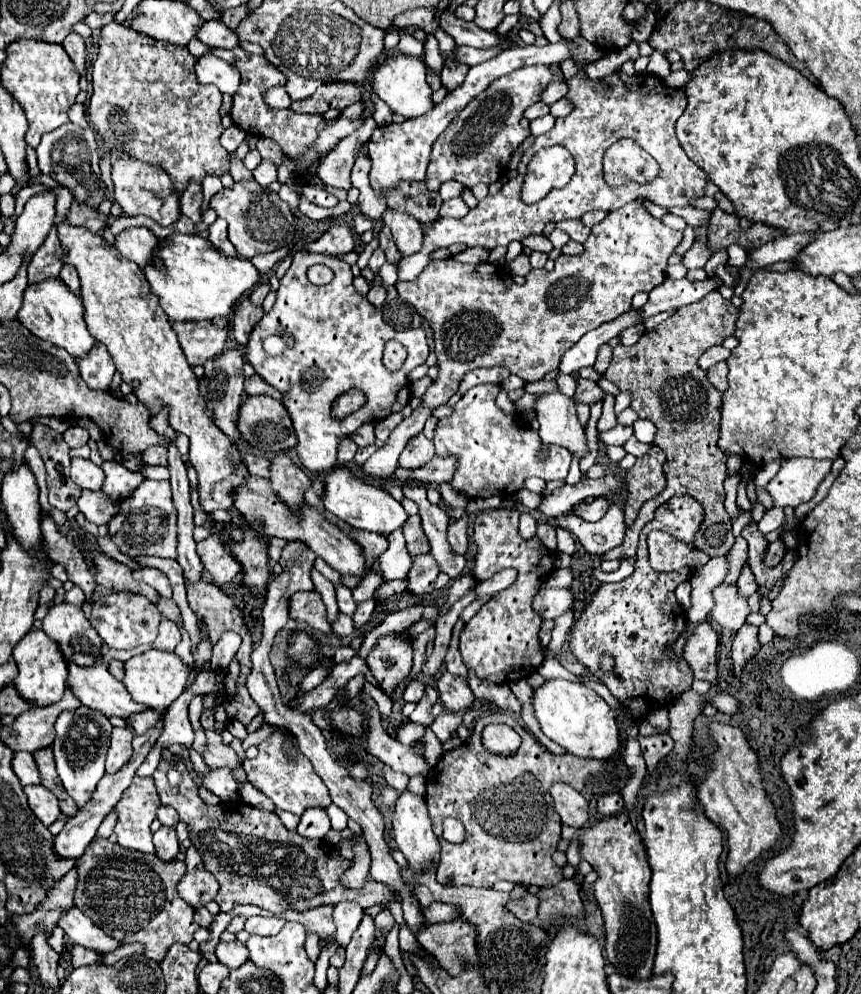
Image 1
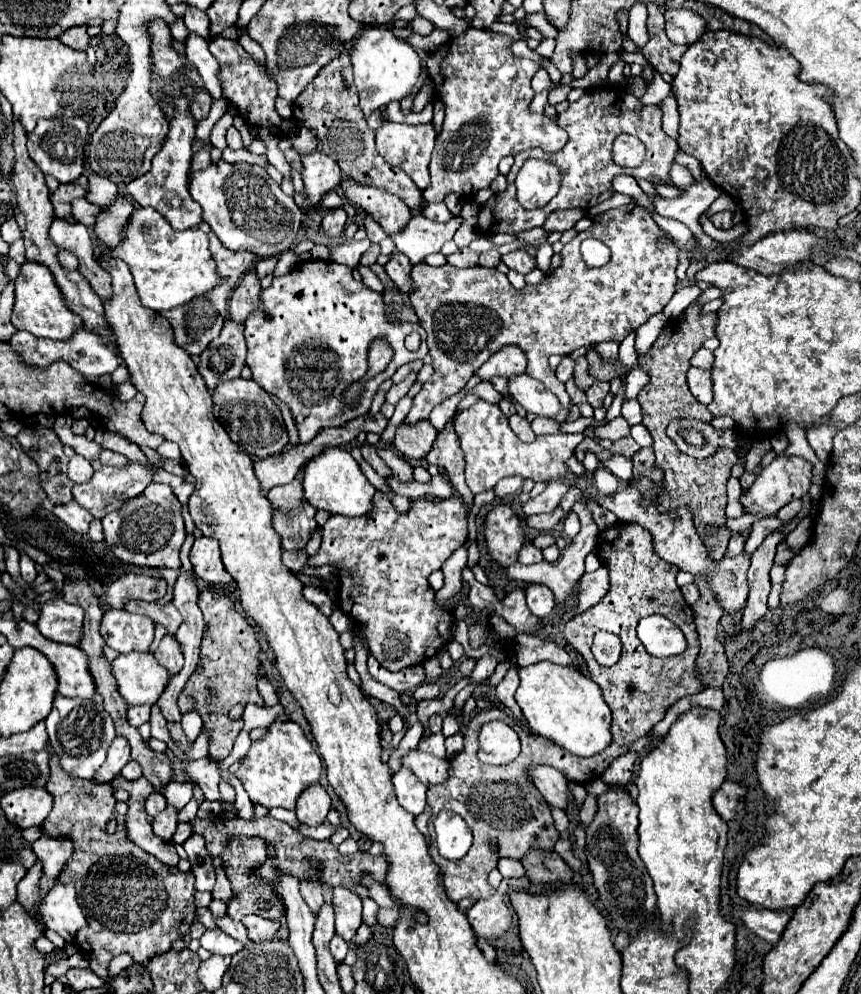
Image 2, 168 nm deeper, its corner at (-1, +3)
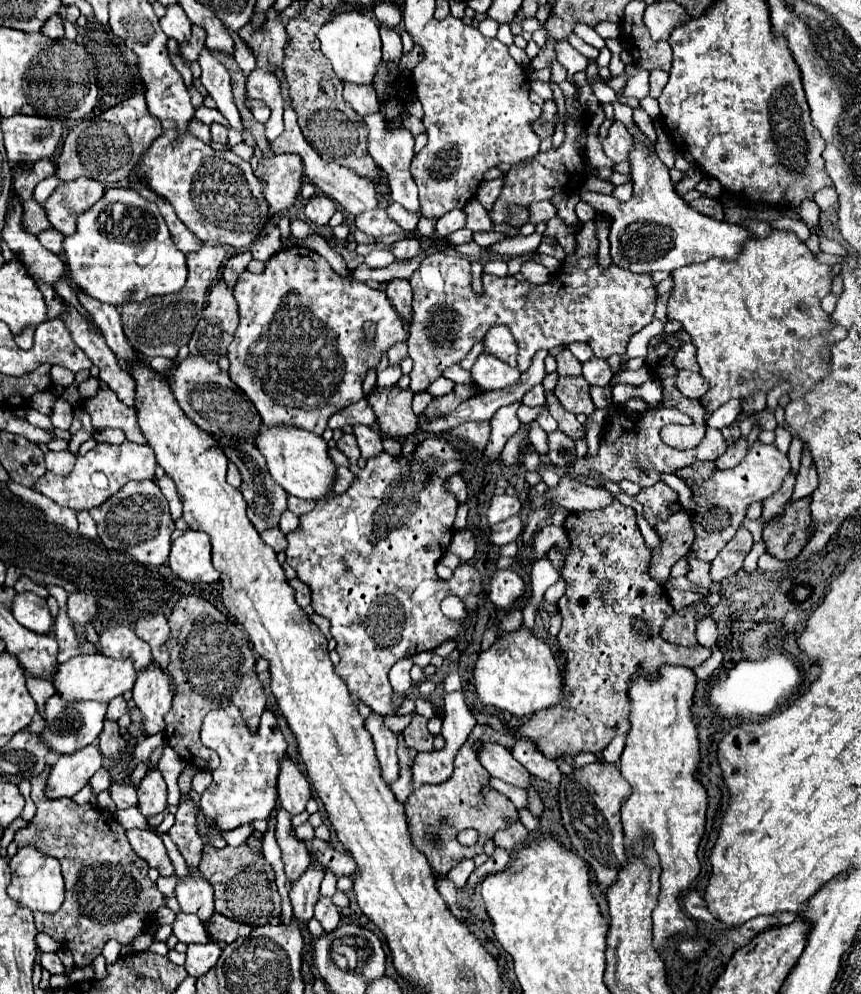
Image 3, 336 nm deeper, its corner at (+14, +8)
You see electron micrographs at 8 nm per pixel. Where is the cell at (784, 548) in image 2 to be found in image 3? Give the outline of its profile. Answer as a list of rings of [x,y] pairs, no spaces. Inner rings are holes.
[[[810,496],[788,503],[784,513],[764,527],[762,539],[770,555],[780,559],[794,559],[800,553],[810,537],[810,503]]]

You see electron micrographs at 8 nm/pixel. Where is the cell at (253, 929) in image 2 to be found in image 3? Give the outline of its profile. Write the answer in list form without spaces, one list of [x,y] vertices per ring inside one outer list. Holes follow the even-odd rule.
[[[214,913],[212,921],[208,921],[206,927],[208,927],[208,933],[212,933],[212,937],[216,941],[224,941],[224,943],[232,943],[238,937],[248,937],[250,931],[252,931],[250,925],[238,923],[238,921],[228,919],[228,917],[220,915],[220,913]]]

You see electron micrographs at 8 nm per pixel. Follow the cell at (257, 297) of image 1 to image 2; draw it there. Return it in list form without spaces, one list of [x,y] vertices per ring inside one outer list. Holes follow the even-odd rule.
[[[271,256],[271,258],[263,258],[263,260],[259,260],[259,262],[257,262],[257,266],[255,266],[257,276],[259,276],[259,278],[263,278],[265,274],[271,274],[271,272],[275,270],[277,260],[279,260],[279,256]]]

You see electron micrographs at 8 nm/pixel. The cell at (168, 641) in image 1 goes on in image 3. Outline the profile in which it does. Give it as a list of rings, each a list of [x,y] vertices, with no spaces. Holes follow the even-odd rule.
[[[156,661],[138,673],[132,693],[136,707],[144,713],[144,731],[148,735],[164,731],[164,715],[170,711],[174,699],[170,685],[172,677],[166,675]]]

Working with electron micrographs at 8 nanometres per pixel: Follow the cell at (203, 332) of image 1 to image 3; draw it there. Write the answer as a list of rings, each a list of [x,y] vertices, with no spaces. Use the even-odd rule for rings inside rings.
[[[204,245],[200,251],[188,253],[186,255],[186,265],[188,265],[188,281],[180,293],[168,295],[168,297],[148,297],[148,301],[142,303],[128,303],[122,307],[122,327],[128,343],[142,353],[146,359],[152,357],[168,357],[174,359],[178,355],[178,349],[182,345],[188,345],[196,323],[202,317],[204,303],[206,303],[206,293],[210,285],[220,277],[220,269],[226,261],[228,253],[222,245],[210,247]]]

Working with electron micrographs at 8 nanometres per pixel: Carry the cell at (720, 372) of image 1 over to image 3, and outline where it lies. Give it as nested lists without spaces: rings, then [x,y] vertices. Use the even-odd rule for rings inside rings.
[[[678,371],[676,387],[680,389],[682,395],[692,397],[692,399],[700,399],[702,393],[708,391],[708,383],[704,381],[704,377],[694,371]]]

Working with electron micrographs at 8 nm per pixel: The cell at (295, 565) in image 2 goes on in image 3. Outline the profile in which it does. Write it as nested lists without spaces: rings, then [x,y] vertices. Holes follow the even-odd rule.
[[[270,529],[268,533],[262,533],[262,539],[264,539],[264,543],[268,543],[276,553],[286,551],[286,547],[288,547],[286,535],[284,535],[280,529]]]

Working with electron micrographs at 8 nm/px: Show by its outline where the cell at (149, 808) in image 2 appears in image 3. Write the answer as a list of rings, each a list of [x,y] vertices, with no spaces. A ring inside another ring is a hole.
[[[112,783],[110,793],[118,809],[128,809],[138,805],[138,791],[130,783]]]

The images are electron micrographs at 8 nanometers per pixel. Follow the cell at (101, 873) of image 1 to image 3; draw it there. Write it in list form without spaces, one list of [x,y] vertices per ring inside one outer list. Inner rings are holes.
[[[46,765],[46,769],[32,777],[32,801],[36,803],[36,815],[34,819],[28,823],[28,827],[22,827],[16,831],[14,841],[18,847],[26,847],[32,845],[34,839],[34,847],[42,853],[48,853],[52,857],[56,857],[62,865],[62,877],[66,883],[66,899],[60,907],[60,911],[48,915],[48,913],[34,913],[34,921],[36,921],[36,929],[48,933],[50,937],[54,937],[64,949],[68,949],[74,957],[74,967],[88,967],[92,963],[92,959],[96,955],[102,953],[102,947],[106,945],[106,941],[116,939],[122,945],[132,945],[134,939],[138,935],[144,933],[144,925],[146,919],[154,919],[156,911],[160,907],[166,907],[166,897],[158,891],[156,883],[152,883],[148,879],[148,863],[142,861],[140,857],[136,857],[136,853],[132,851],[132,847],[128,845],[128,839],[124,835],[124,829],[120,827],[114,829],[114,817],[110,813],[102,813],[98,807],[86,803],[86,805],[78,805],[72,799],[50,799],[46,797],[46,783],[48,783],[48,773],[50,773],[50,765]]]

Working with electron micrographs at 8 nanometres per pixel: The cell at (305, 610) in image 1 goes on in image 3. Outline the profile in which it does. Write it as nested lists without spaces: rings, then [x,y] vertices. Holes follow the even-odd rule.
[[[292,579],[290,587],[296,591],[296,601],[300,607],[308,607],[310,605],[310,589],[306,583],[302,583],[300,579]]]

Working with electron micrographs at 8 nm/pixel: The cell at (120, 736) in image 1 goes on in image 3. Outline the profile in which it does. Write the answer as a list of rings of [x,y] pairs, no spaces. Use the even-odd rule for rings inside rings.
[[[88,745],[68,757],[60,755],[48,777],[48,797],[74,797],[100,767],[102,753],[96,745]]]

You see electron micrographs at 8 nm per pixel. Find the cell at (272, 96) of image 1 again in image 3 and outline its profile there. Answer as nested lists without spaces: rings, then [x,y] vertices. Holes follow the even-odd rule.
[[[252,101],[250,111],[252,111],[252,115],[254,115],[254,119],[258,123],[266,123],[270,119],[270,109],[268,109],[268,105],[264,101]]]

